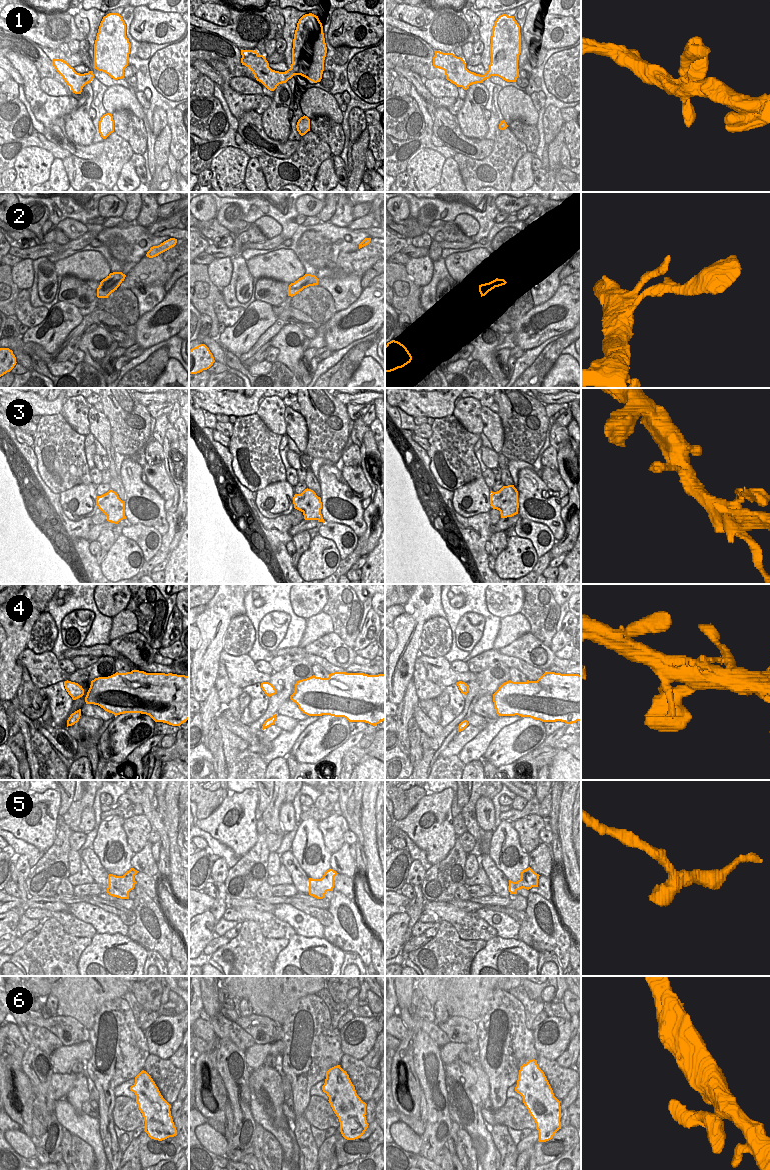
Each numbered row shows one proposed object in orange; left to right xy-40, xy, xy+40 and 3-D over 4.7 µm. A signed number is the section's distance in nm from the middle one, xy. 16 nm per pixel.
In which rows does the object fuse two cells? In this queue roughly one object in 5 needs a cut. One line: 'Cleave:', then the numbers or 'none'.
Cleave: none.

